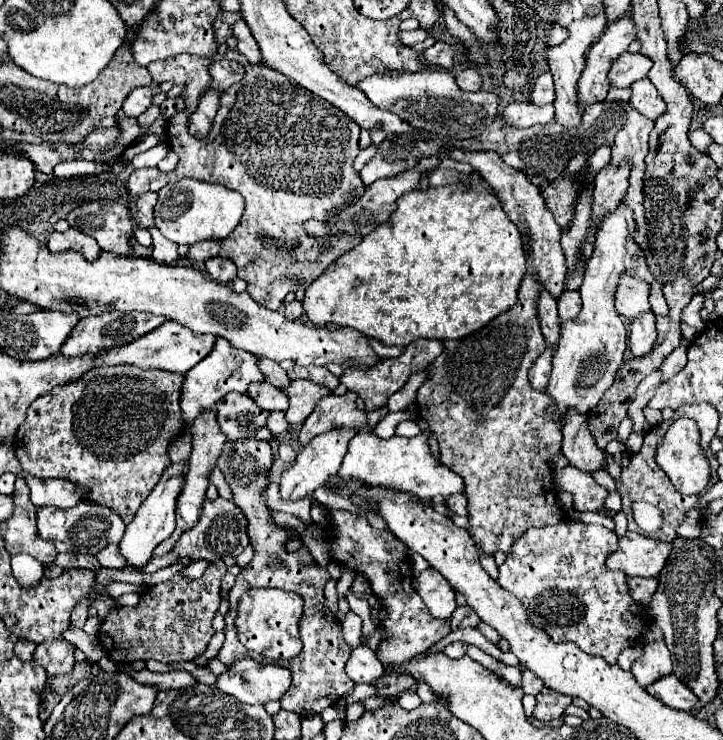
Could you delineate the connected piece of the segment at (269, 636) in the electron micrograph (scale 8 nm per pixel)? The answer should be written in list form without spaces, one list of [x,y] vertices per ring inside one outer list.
[[[250,591],[242,597],[238,605],[236,629],[240,643],[268,659],[286,661],[302,651],[300,639],[300,617],[302,617],[302,597],[286,591]]]

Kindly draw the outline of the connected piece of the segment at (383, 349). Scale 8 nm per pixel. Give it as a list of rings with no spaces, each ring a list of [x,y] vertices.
[[[366,337],[368,339],[368,343],[370,343],[370,347],[376,351],[376,355],[380,355],[382,359],[384,357],[398,357],[404,349],[402,347],[388,347],[388,345],[384,345],[384,343],[378,343],[376,339],[372,339],[372,337]]]

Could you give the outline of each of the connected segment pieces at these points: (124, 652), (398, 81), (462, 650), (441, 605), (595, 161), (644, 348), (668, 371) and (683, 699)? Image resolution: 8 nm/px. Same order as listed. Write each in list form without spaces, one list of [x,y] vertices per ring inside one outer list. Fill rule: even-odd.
[[[218,559],[200,579],[188,579],[178,573],[144,591],[136,607],[116,607],[110,611],[98,629],[98,641],[106,655],[116,663],[132,663],[138,659],[156,659],[160,663],[192,661],[206,649],[208,641],[216,633],[212,619],[222,601],[220,579],[224,573],[226,565]]]
[[[436,69],[430,73],[420,71],[416,75],[396,77],[372,75],[370,79],[358,83],[358,87],[374,105],[394,111],[396,115],[400,115],[400,119],[408,119],[410,125],[452,139],[470,139],[470,135],[480,135],[486,129],[486,125],[494,121],[496,107],[500,103],[498,95],[494,95],[492,91],[464,93],[456,85],[454,73],[446,69]]]
[[[464,641],[450,643],[450,645],[446,645],[444,653],[446,653],[448,657],[452,657],[452,659],[460,659],[460,657],[464,657],[464,655],[466,655],[466,643],[464,643]]]
[[[426,569],[418,573],[414,581],[416,581],[414,583],[416,593],[426,603],[430,615],[438,619],[448,619],[456,609],[456,593],[448,585],[448,581],[434,569]]]
[[[602,145],[594,151],[594,155],[590,157],[590,173],[596,175],[596,171],[600,167],[606,167],[606,163],[610,163],[610,145]]]
[[[654,313],[642,315],[640,319],[632,321],[630,327],[630,353],[634,359],[640,359],[652,351],[656,343],[656,325],[654,325]]]
[[[680,345],[678,349],[674,349],[662,363],[662,373],[664,373],[664,381],[674,377],[682,367],[686,365],[686,345]]]
[[[668,675],[666,679],[658,679],[658,683],[652,683],[646,689],[652,697],[660,699],[664,705],[680,711],[692,711],[698,703],[698,699],[692,695],[690,687],[686,687],[676,675]]]

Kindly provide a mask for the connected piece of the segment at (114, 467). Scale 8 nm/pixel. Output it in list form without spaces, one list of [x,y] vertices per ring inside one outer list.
[[[98,367],[94,371],[88,371],[84,377],[80,377],[74,383],[68,383],[66,387],[56,387],[54,391],[50,391],[50,395],[38,397],[26,411],[26,419],[24,423],[18,427],[16,431],[16,439],[14,439],[14,451],[16,457],[22,465],[22,469],[26,473],[30,473],[32,477],[38,479],[48,479],[48,477],[64,477],[70,479],[72,483],[90,489],[88,499],[106,507],[112,507],[114,511],[118,511],[118,515],[122,515],[124,523],[130,523],[138,511],[138,507],[144,503],[144,499],[150,495],[150,491],[154,489],[154,483],[158,483],[162,471],[170,465],[168,459],[168,445],[172,443],[174,437],[178,437],[182,433],[182,419],[180,419],[180,407],[178,407],[178,399],[180,399],[180,383],[182,383],[184,375],[174,375],[168,371],[138,371],[138,367]]]

